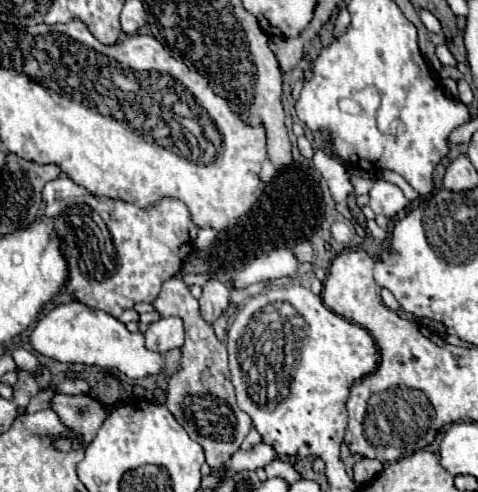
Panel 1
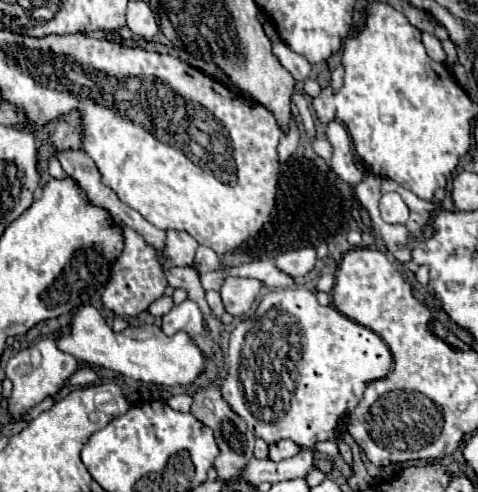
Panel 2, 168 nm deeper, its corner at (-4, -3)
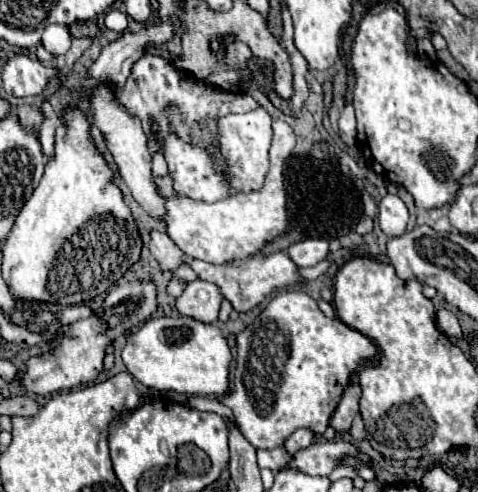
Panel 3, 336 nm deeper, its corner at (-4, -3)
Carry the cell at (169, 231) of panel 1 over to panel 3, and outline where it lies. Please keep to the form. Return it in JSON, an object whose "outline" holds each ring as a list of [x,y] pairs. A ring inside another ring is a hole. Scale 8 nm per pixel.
{"outline":[[[44,100],[40,108],[46,114],[46,120],[44,120],[42,130],[40,130],[40,144],[42,144],[44,156],[50,160],[50,158],[54,158],[54,126],[56,126],[58,118],[56,118],[56,114],[54,114],[54,110],[52,110],[48,100]]]}

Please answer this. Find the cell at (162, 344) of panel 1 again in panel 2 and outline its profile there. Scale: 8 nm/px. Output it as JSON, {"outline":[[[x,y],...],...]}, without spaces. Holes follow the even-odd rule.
{"outline":[[[184,300],[174,306],[168,314],[162,316],[162,330],[166,334],[174,334],[178,330],[186,330],[190,336],[198,336],[206,328],[200,306],[194,300]]]}

